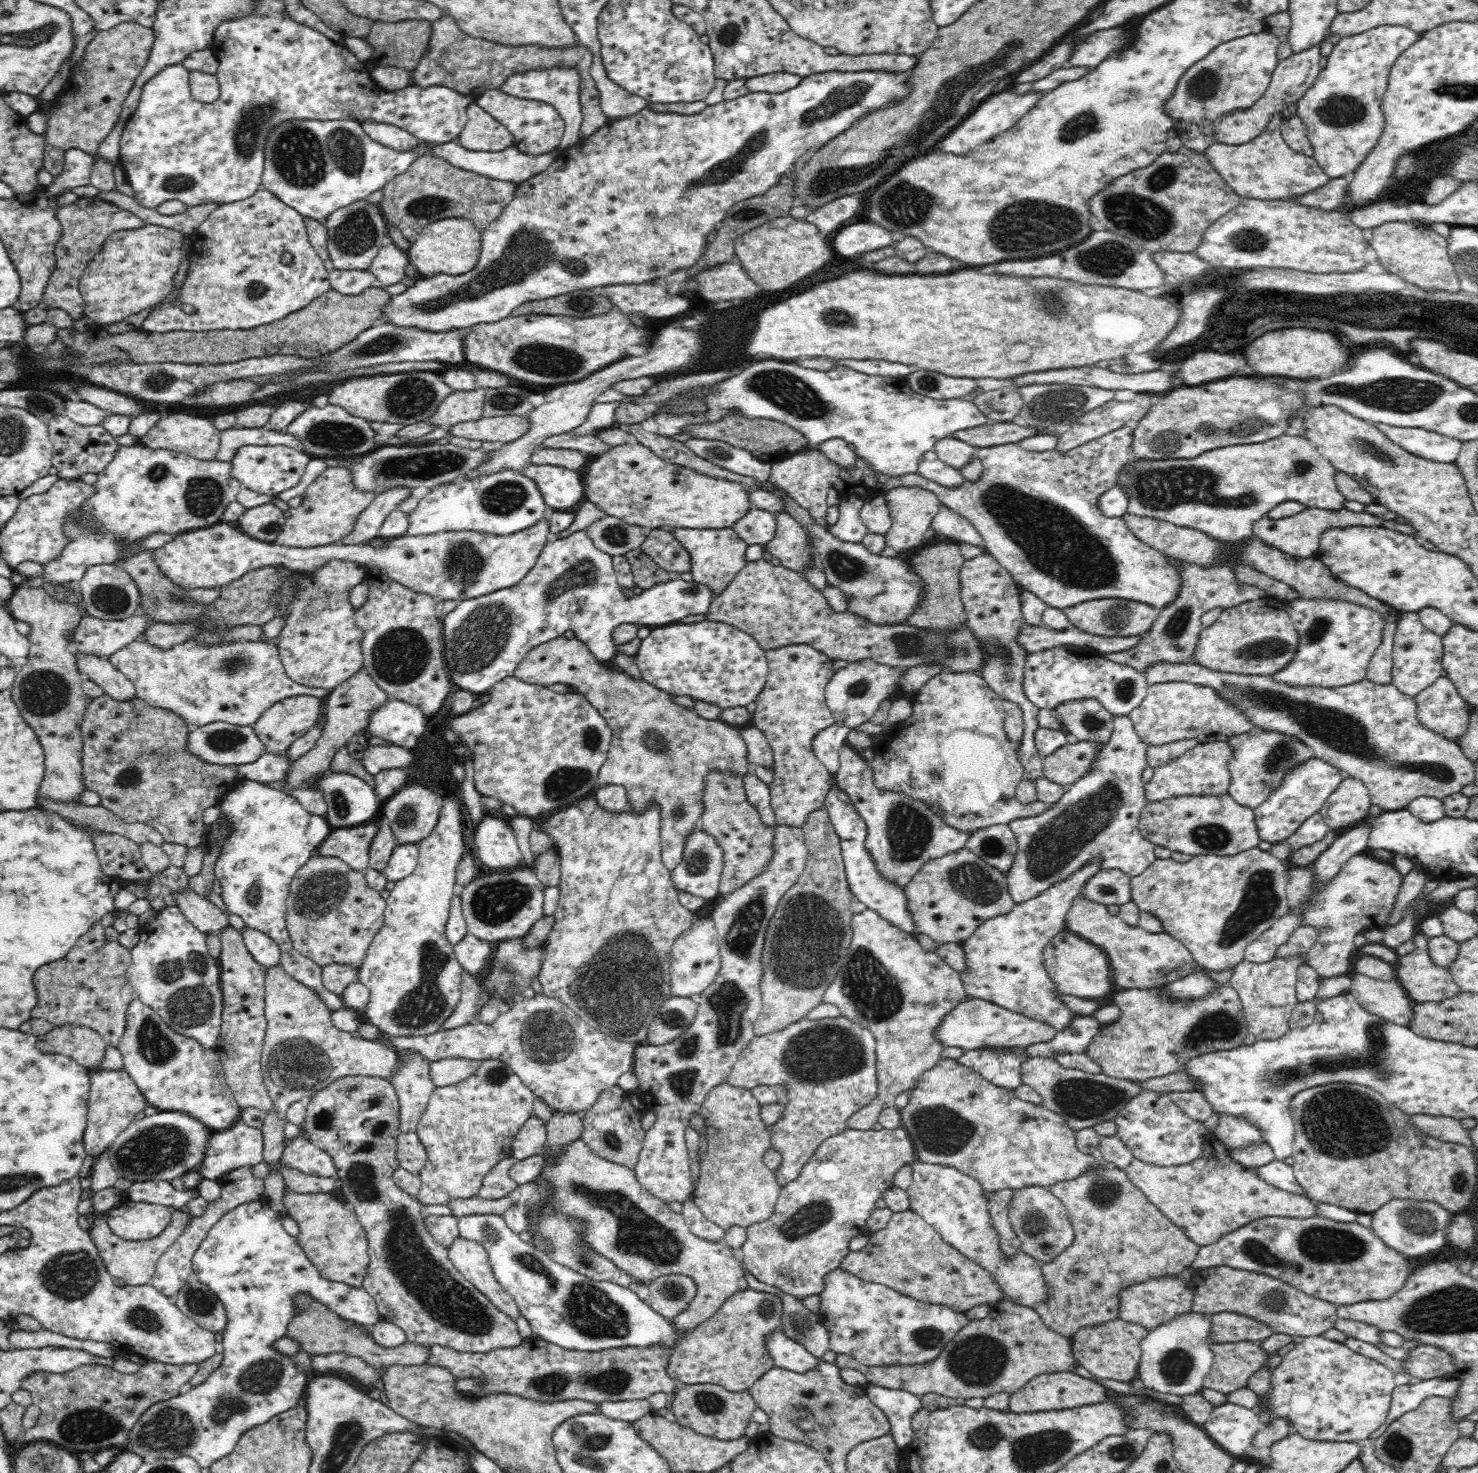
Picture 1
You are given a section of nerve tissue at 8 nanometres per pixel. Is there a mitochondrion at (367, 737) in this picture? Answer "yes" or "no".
no

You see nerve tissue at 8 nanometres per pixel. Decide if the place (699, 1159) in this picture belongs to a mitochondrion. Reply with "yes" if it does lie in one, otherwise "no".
no

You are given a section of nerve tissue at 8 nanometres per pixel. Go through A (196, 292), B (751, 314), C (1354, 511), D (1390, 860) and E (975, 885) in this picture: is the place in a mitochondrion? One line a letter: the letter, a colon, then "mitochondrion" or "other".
A: other
B: other
C: other
D: other
E: mitochondrion

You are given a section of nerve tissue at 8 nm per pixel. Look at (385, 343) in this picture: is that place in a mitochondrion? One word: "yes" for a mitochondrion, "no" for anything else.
yes

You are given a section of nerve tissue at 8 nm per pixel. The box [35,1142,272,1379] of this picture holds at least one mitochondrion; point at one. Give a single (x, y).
(73, 1276)

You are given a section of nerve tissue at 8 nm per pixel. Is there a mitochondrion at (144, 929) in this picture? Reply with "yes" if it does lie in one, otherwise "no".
no

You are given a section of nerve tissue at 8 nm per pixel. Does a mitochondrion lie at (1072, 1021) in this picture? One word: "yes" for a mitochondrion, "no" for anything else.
no

